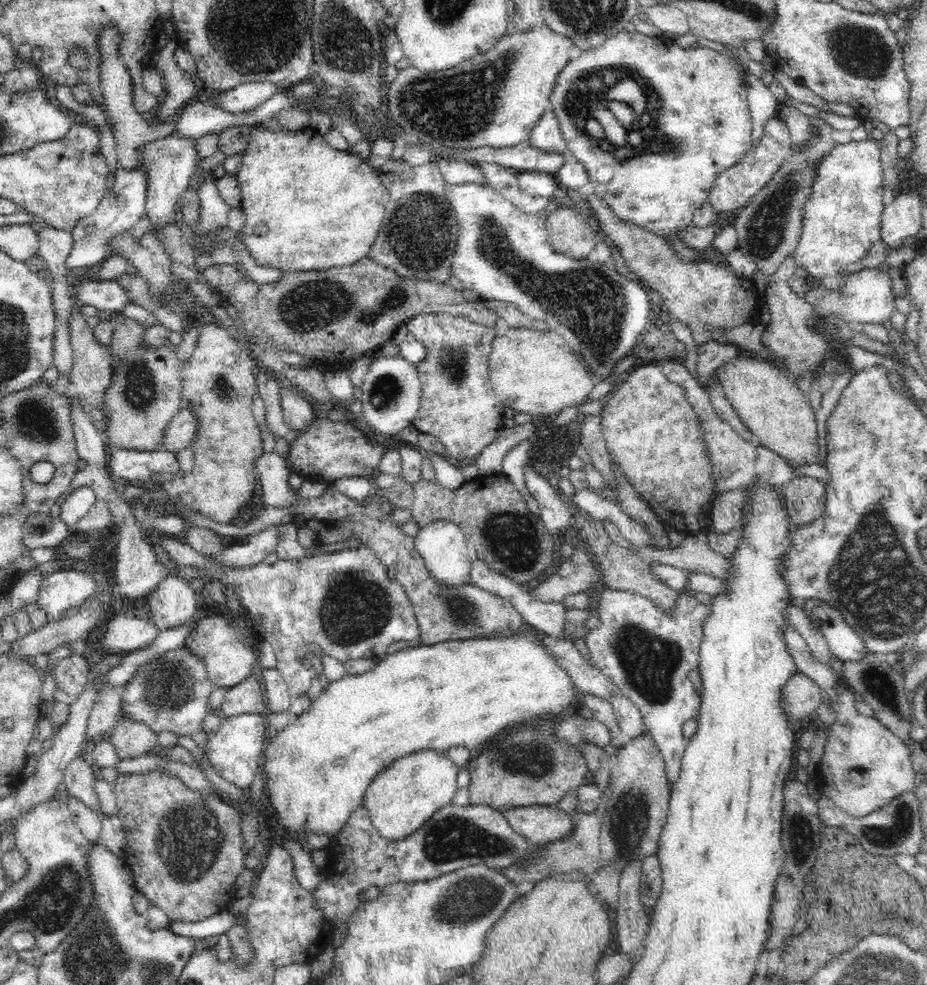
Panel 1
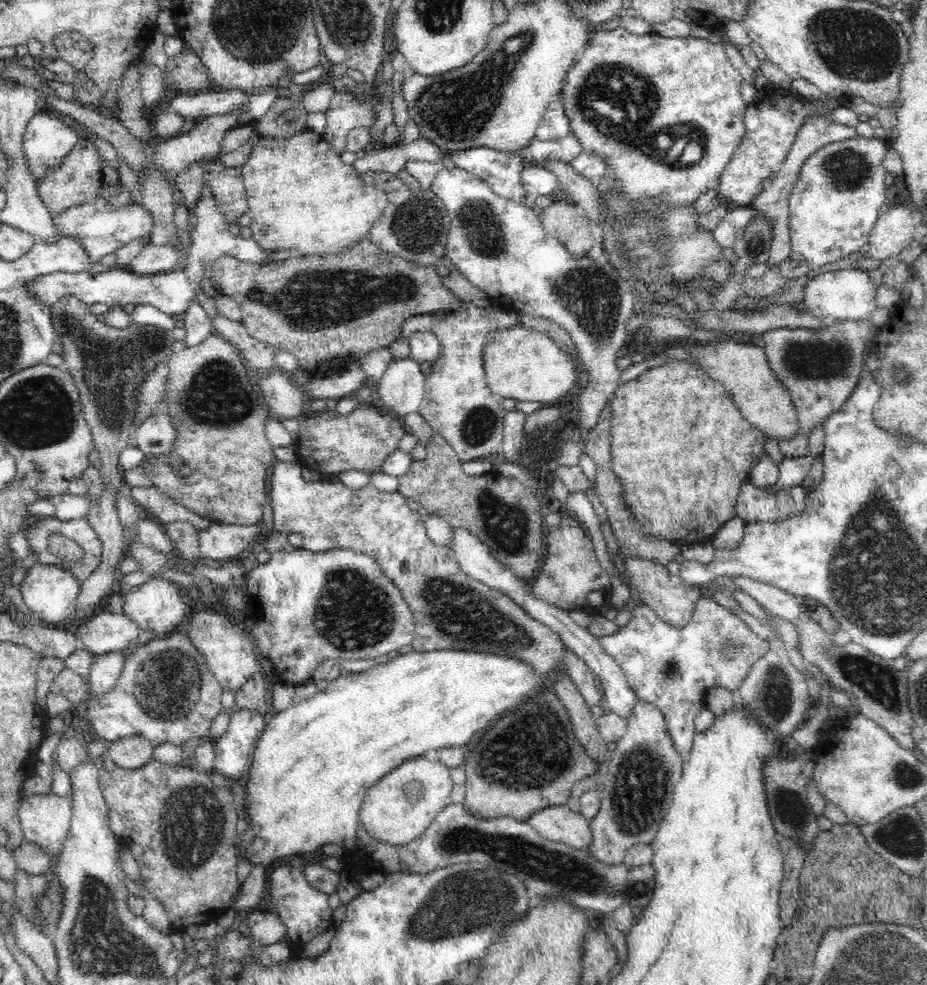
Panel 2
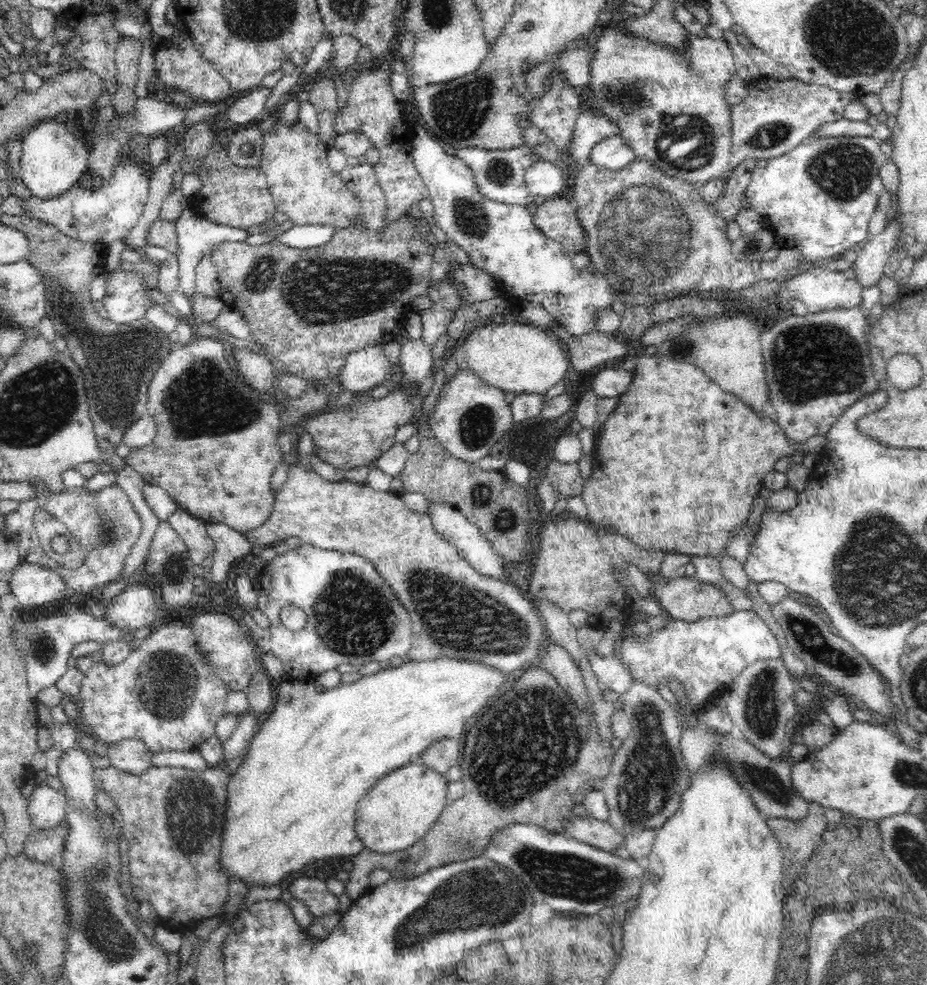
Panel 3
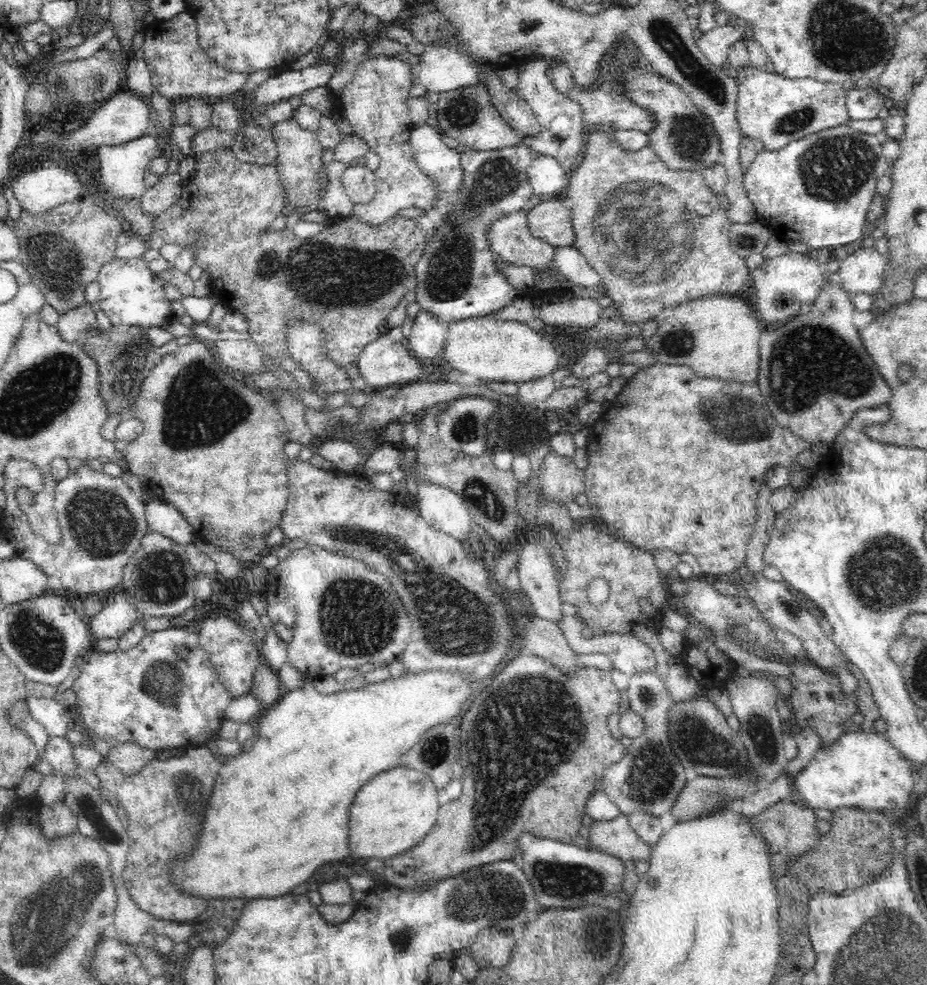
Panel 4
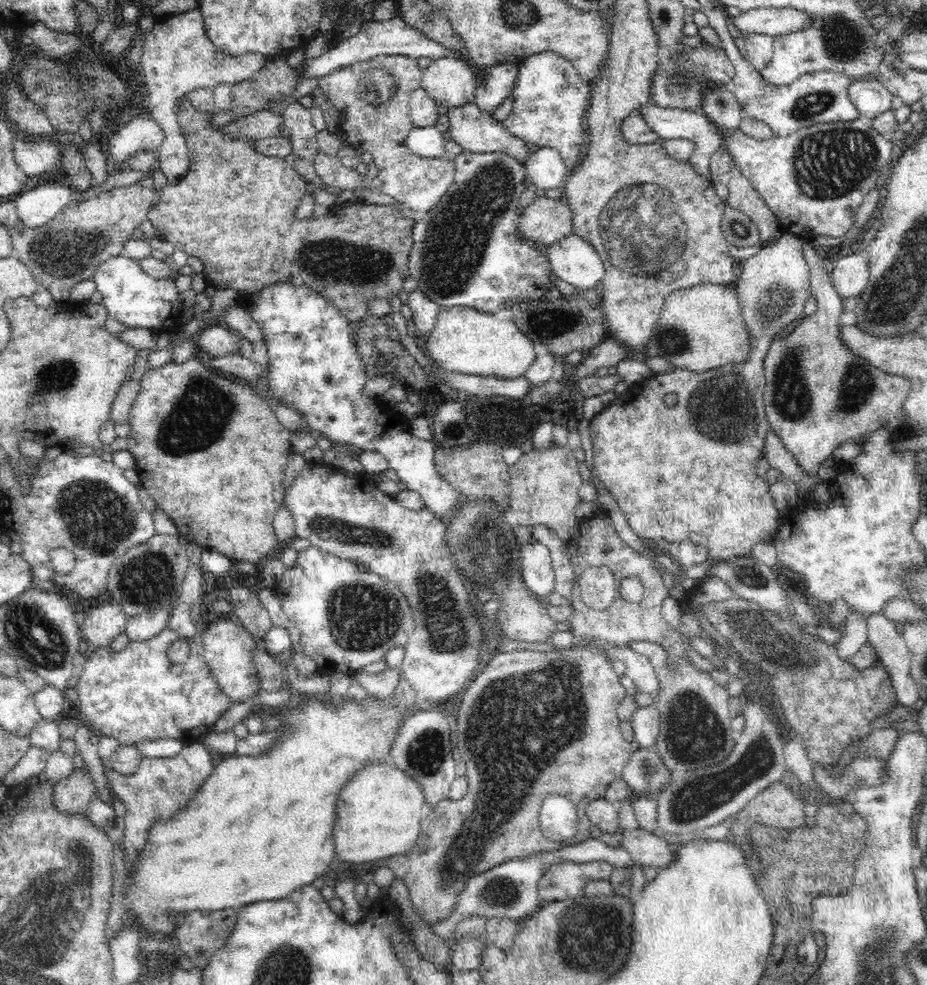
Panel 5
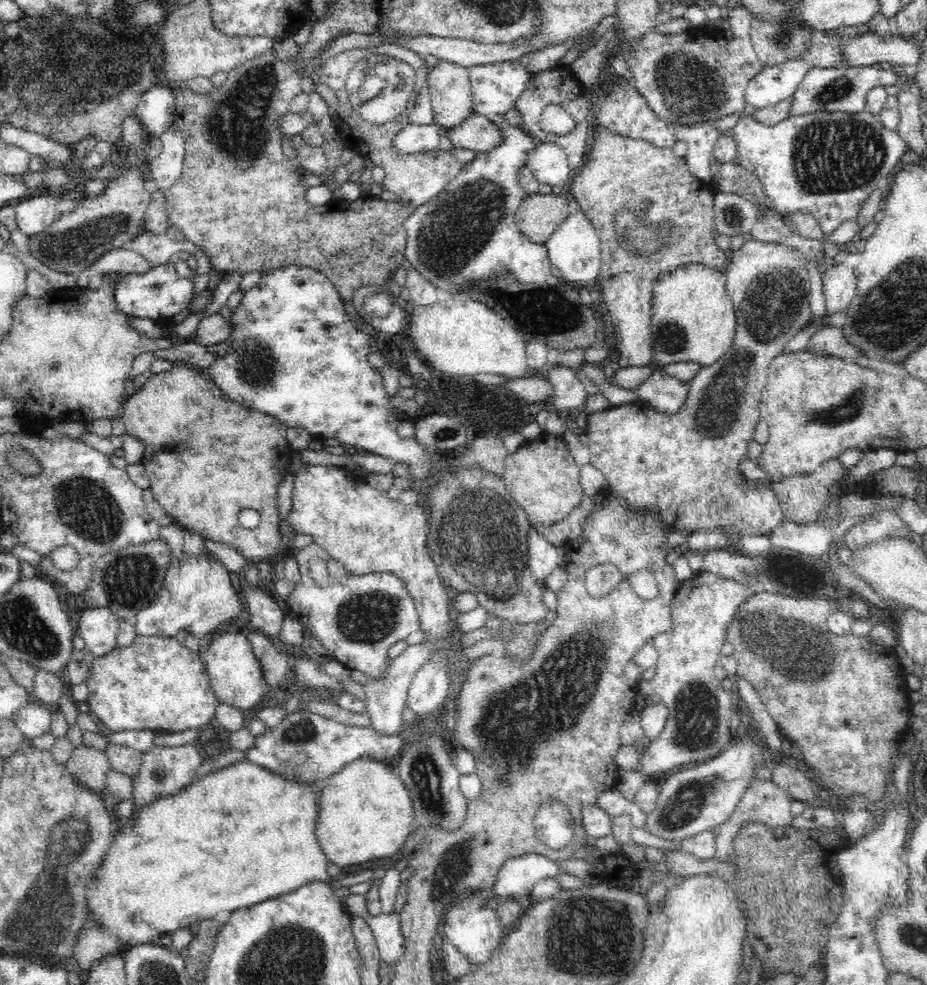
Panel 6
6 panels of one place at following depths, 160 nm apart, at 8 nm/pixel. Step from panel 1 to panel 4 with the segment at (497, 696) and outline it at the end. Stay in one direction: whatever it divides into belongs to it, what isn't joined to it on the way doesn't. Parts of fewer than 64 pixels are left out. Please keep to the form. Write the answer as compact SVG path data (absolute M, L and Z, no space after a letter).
M430 669L429 671L418 671L417 673L408 673L400 677L390 677L379 683L366 683L359 686L341 686L335 689L334 694L320 694L312 685L312 680L306 681L297 689L284 689L281 699L271 707L267 708L264 717L258 722L258 737L249 745L244 752L236 757L224 759L222 767L218 773L218 777L213 787L212 795L205 811L206 820L202 826L202 836L200 842L196 846L196 850L192 852L192 856L184 862L184 860L176 860L172 862L170 875L172 881L176 883L176 887L180 887L184 893L190 893L196 897L214 900L217 898L244 898L261 899L266 897L271 899L288 894L308 880L316 872L316 870L326 862L332 860L340 860L351 855L349 848L349 821L350 808L354 803L354 798L360 788L374 779L374 776L385 772L386 770L402 766L401 760L420 738L422 734L436 726L436 724L452 724L458 716L464 714L464 706L470 702L470 696L474 696L480 690L480 682L468 682L466 676L460 671L440 671Z

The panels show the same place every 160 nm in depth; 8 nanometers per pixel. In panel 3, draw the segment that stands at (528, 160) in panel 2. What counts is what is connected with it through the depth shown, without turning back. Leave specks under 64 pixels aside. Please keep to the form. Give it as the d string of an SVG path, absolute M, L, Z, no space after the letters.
M580 111L567 148L571 160L576 165L577 160L589 158L591 150L605 138L618 135L619 124L593 111Z

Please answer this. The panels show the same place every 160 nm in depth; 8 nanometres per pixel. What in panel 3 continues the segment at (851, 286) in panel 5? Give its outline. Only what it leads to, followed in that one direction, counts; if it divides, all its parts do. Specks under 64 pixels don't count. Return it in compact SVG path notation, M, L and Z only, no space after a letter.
M893 220L885 226L882 233L871 238L857 253L849 272L863 288L877 285L880 277L885 274L885 264L892 252L897 249L898 236L900 223Z

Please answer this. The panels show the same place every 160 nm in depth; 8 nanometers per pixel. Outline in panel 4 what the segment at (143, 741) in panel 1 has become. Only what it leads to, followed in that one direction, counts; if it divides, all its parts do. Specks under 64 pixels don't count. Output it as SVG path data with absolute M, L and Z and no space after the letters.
M125 742L111 747L105 759L116 766L120 773L132 775L138 773L154 758L155 751L142 748L135 742Z

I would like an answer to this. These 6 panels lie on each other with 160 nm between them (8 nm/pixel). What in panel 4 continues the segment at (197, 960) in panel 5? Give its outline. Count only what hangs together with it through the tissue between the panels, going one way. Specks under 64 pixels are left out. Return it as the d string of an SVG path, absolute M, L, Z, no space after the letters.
M236 897L212 900L207 912L192 922L192 935L199 936L201 946L214 950L232 932L242 915L245 902L244 898Z

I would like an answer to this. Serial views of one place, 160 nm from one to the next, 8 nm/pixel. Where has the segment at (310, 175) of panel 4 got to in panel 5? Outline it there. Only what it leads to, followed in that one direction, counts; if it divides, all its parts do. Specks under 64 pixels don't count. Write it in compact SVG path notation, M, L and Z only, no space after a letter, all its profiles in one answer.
M292 103L286 106L283 116L284 128L288 130L291 144L290 157L298 156L308 162L314 162L314 156L320 151L317 143L318 129L313 125L311 112L302 104Z

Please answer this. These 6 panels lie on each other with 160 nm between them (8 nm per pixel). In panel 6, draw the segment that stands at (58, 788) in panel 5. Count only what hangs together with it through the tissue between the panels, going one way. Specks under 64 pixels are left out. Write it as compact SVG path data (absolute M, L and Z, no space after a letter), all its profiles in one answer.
M82 744L73 748L72 756L65 764L74 783L86 785L90 791L102 791L108 785L110 763L105 751Z

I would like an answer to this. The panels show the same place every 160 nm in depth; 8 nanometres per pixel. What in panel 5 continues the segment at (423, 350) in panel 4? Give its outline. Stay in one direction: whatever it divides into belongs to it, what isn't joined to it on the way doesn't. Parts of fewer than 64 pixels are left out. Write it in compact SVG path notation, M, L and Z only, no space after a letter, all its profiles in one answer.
M417 289L409 293L409 307L413 312L413 324L416 328L415 337L421 343L426 342L435 330L438 316L442 310L434 301L426 297L422 290Z

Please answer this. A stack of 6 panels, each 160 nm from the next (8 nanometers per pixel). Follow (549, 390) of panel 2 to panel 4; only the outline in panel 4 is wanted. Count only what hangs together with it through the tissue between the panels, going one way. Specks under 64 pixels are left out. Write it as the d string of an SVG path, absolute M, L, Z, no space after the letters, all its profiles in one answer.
M493 312L488 316L460 320L448 325L446 341L441 348L438 364L446 370L455 369L460 373L472 372L472 376L476 376L484 382L522 384L522 382L530 382L530 380L542 379L547 375L552 375L559 368L558 360L560 360L560 356L554 349L552 340L548 334L540 329L540 326L530 327L522 322L498 320Z

